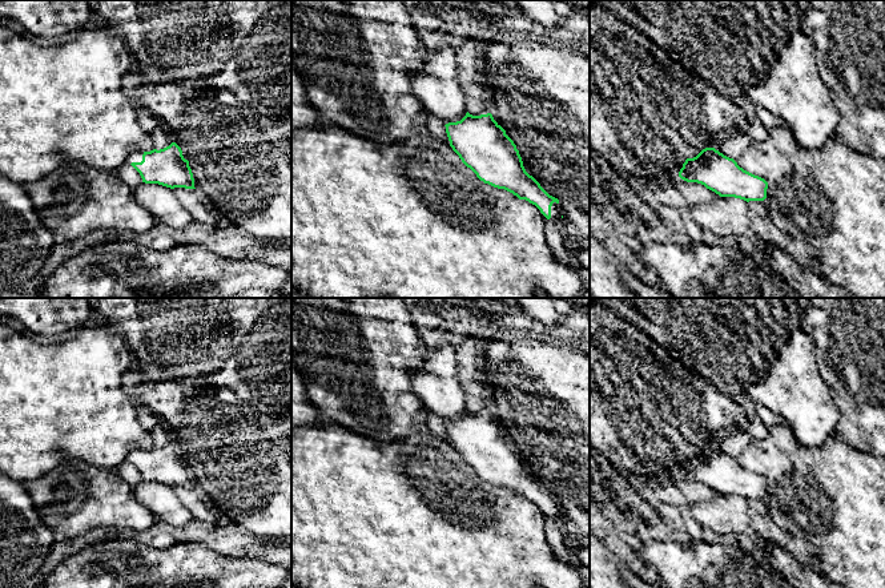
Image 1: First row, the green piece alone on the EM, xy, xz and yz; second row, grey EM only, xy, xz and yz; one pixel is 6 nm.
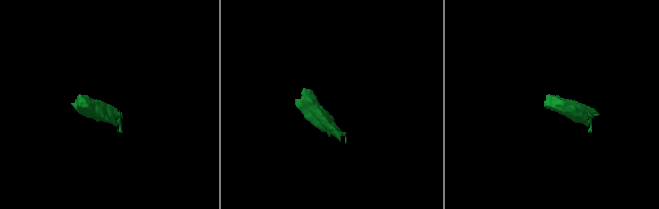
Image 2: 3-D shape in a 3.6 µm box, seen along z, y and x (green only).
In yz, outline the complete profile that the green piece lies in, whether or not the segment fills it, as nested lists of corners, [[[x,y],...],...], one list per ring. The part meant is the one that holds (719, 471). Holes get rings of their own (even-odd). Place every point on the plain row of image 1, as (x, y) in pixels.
[[[715,446],[703,447],[696,455],[687,456],[679,470],[687,480],[697,480],[720,495],[749,499],[767,496],[768,480],[737,463]]]

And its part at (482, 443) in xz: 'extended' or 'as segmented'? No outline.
extended

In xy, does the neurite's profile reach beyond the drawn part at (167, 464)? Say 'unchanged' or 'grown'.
grown

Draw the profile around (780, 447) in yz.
[[[788,423],[768,427],[764,439],[752,438],[751,444],[735,458],[744,468],[768,480],[768,517],[781,529],[796,535],[800,527],[804,539],[816,549],[820,572],[844,588],[885,588],[885,458],[850,447],[833,432],[816,448],[805,450]]]

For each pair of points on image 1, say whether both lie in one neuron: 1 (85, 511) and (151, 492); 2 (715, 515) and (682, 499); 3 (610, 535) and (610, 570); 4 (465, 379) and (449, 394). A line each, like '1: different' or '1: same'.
1: different
2: different
3: different
4: different

